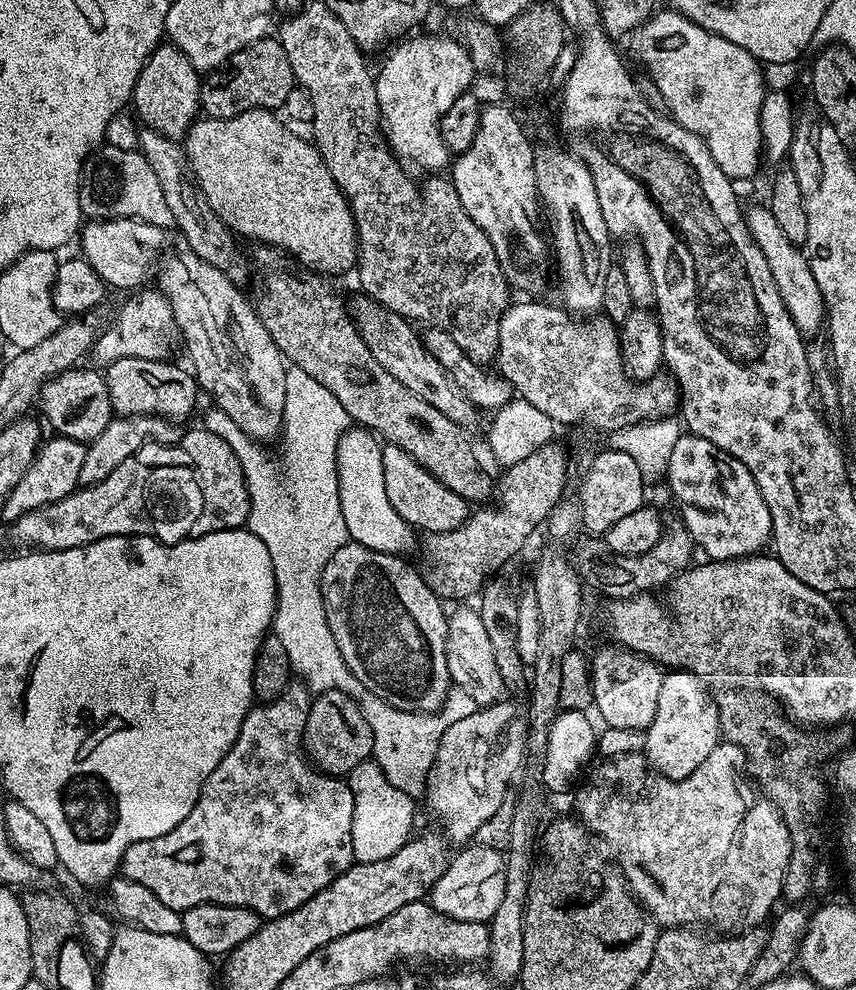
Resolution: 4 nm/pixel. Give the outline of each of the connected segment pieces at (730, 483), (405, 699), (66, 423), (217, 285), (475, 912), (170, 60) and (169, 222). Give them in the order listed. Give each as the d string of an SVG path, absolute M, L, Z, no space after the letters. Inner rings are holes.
M681 434L678 442L674 442L674 450L670 450L670 462L666 473L666 481L672 490L672 496L680 503L680 516L684 528L692 536L693 545L709 556L709 561L738 560L746 556L754 556L769 547L772 538L773 523L770 510L766 507L762 492L754 481L754 474L738 462L730 454L726 454L714 442L701 436Z
M351 542L343 544L326 562L320 575L326 622L338 650L342 650L346 666L350 666L354 678L358 678L366 690L395 708L436 714L443 709L440 707L450 689L446 666L448 616L441 597L432 591L427 579L404 560L407 559L403 555L391 556Z
M82 367L68 368L49 377L40 388L38 408L44 411L45 418L56 430L62 430L63 435L72 440L91 442L98 438L98 434L102 434L102 430L106 430L106 426L110 426L114 413L107 379L95 367ZM95 371L100 373L100 376Z
M187 250L182 254L161 259L155 273L155 287L168 297L170 309L176 320L179 339L184 339L188 347L188 356L192 359L191 371L197 385L212 395L211 403L220 408L242 430L257 442L275 441L281 435L284 426L284 407L286 406L286 374L288 368L284 356L278 350L274 338L262 326L260 316L253 303L239 292L237 281L231 280L222 270L210 266L204 259Z
M472 842L461 847L460 852L451 857L448 868L438 878L432 887L430 903L432 903L443 916L455 920L482 920L488 922L492 919L499 903L502 902L503 892L506 890L506 860L505 853L490 850L486 846Z
M161 42L138 74L138 82L132 91L131 107L143 127L154 130L171 140L183 141L190 126L201 115L201 73L171 42Z
M101 146L84 161L80 170L80 210L88 220L141 220L165 230L175 229L174 214L162 195L158 174L150 170L150 162L137 150L118 150Z

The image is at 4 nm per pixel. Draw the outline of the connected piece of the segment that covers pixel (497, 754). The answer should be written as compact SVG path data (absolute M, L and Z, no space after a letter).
M508 703L489 704L479 710L472 710L476 712L462 717L461 720L453 719L440 739L438 754L428 775L426 797L428 796L428 804L432 807L433 814L440 819L439 827L443 835L453 845L467 845L475 837L478 826L482 826L482 822L486 822L486 818L493 816L494 810L498 810L498 806L502 806L502 802L509 799L508 783L515 778L516 771L524 760L529 725L521 709L519 712L514 705Z

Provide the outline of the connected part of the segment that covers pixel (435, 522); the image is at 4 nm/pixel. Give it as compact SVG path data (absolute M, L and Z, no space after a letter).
M385 443L382 447L382 475L386 478L386 495L390 497L390 506L402 514L402 518L407 524L412 525L413 529L423 530L424 532L449 532L461 527L470 515L469 501L463 500L454 490L442 486L438 478L434 478L406 450L402 450L396 444Z

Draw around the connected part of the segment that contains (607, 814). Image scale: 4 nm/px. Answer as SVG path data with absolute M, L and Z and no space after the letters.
M721 742L690 774L681 780L671 780L660 773L652 771L648 767L648 761L639 752L631 752L625 756L613 756L603 761L601 768L593 767L592 781L585 788L577 787L576 811L575 815L582 818L583 823L597 837L605 836L612 843L612 848L616 851L615 863L623 872L627 880L631 893L636 897L641 908L656 921L657 925L664 928L687 928L689 926L704 926L700 924L713 924L715 931L720 934L740 934L745 930L755 929L760 923L773 915L772 907L776 904L776 899L781 899L784 890L784 879L788 873L788 863L792 853L792 843L790 842L790 830L786 830L786 822L777 812L776 807L770 803L768 797L758 791L757 785L746 775L746 761L744 752L738 746Z

